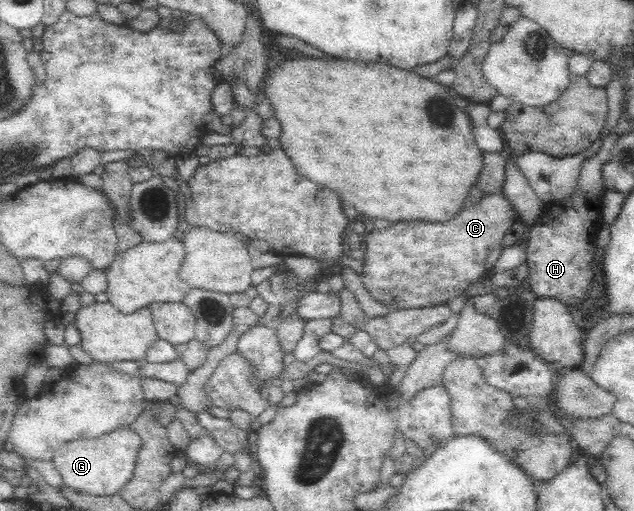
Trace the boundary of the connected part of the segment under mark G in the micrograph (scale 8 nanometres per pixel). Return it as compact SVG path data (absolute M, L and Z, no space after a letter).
M130 426L117 427L95 439L75 439L62 443L52 461L65 484L89 495L113 495L129 483L141 447L139 435Z

